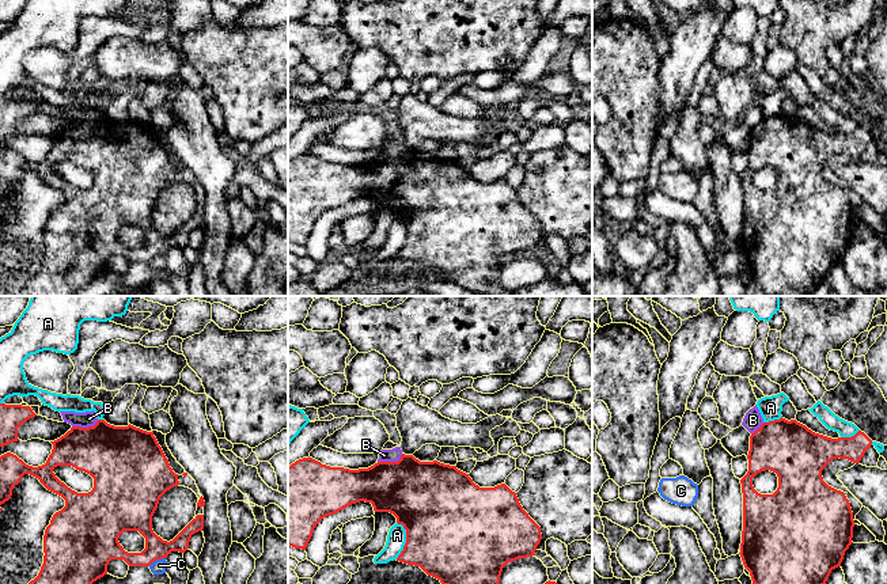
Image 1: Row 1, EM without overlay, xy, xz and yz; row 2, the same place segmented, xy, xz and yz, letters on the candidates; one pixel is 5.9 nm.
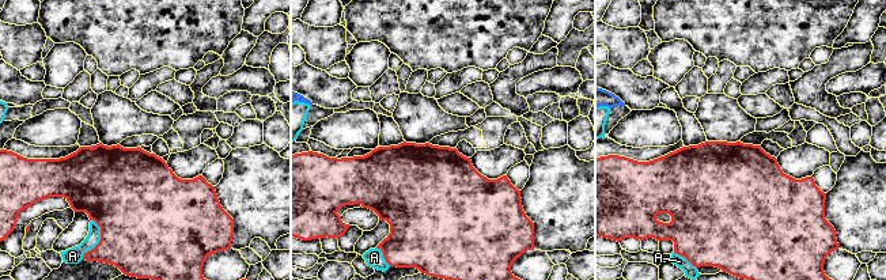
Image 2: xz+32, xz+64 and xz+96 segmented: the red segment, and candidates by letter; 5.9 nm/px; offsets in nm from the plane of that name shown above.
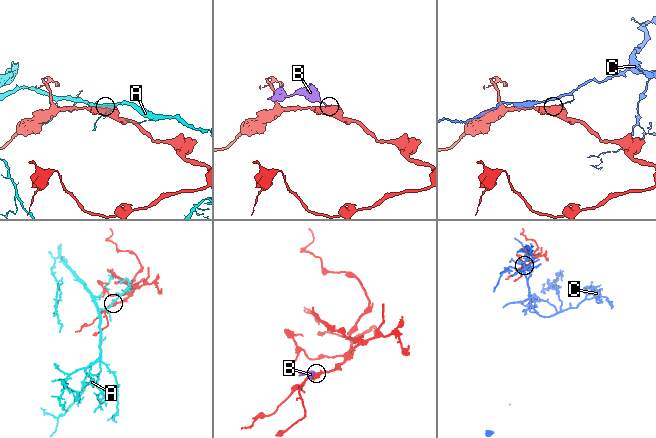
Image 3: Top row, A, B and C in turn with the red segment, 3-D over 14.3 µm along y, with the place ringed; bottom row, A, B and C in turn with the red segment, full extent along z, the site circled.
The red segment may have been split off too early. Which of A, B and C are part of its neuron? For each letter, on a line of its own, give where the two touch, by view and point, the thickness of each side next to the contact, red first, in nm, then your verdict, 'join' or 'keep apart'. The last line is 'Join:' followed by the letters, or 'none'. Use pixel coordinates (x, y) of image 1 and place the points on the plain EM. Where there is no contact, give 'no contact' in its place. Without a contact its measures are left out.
A: meets red in xz at (406, 235); 500 nm thick on the red side, 110 nm on the other; keep apart
B: meets red in xy at (84, 124); 360 nm thick on the red side, 90 nm on the other; keep apart
C: meets red in xy at (156, 254); 130 nm thick on the red side, 80 nm on the other; keep apart
Join: none

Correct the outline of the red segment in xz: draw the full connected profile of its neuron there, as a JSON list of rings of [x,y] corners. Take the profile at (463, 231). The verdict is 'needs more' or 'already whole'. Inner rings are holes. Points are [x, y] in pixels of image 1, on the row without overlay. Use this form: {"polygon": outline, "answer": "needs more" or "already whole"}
{"polygon": [[[402,149],[398,158],[378,158],[368,164],[359,166],[330,163],[310,152],[292,159],[288,163],[288,242],[306,246],[314,224],[323,213],[360,197],[371,198],[375,208],[393,209],[397,219],[406,225],[406,239],[397,257],[420,262],[441,281],[455,282],[486,296],[592,296],[583,289],[583,284],[564,285],[550,276],[530,287],[503,288],[499,281],[503,263],[508,258],[534,251],[542,235],[541,223],[528,212],[516,189],[505,179],[479,183],[456,162],[437,156],[420,158],[413,151]]], "answer": "already whole"}

